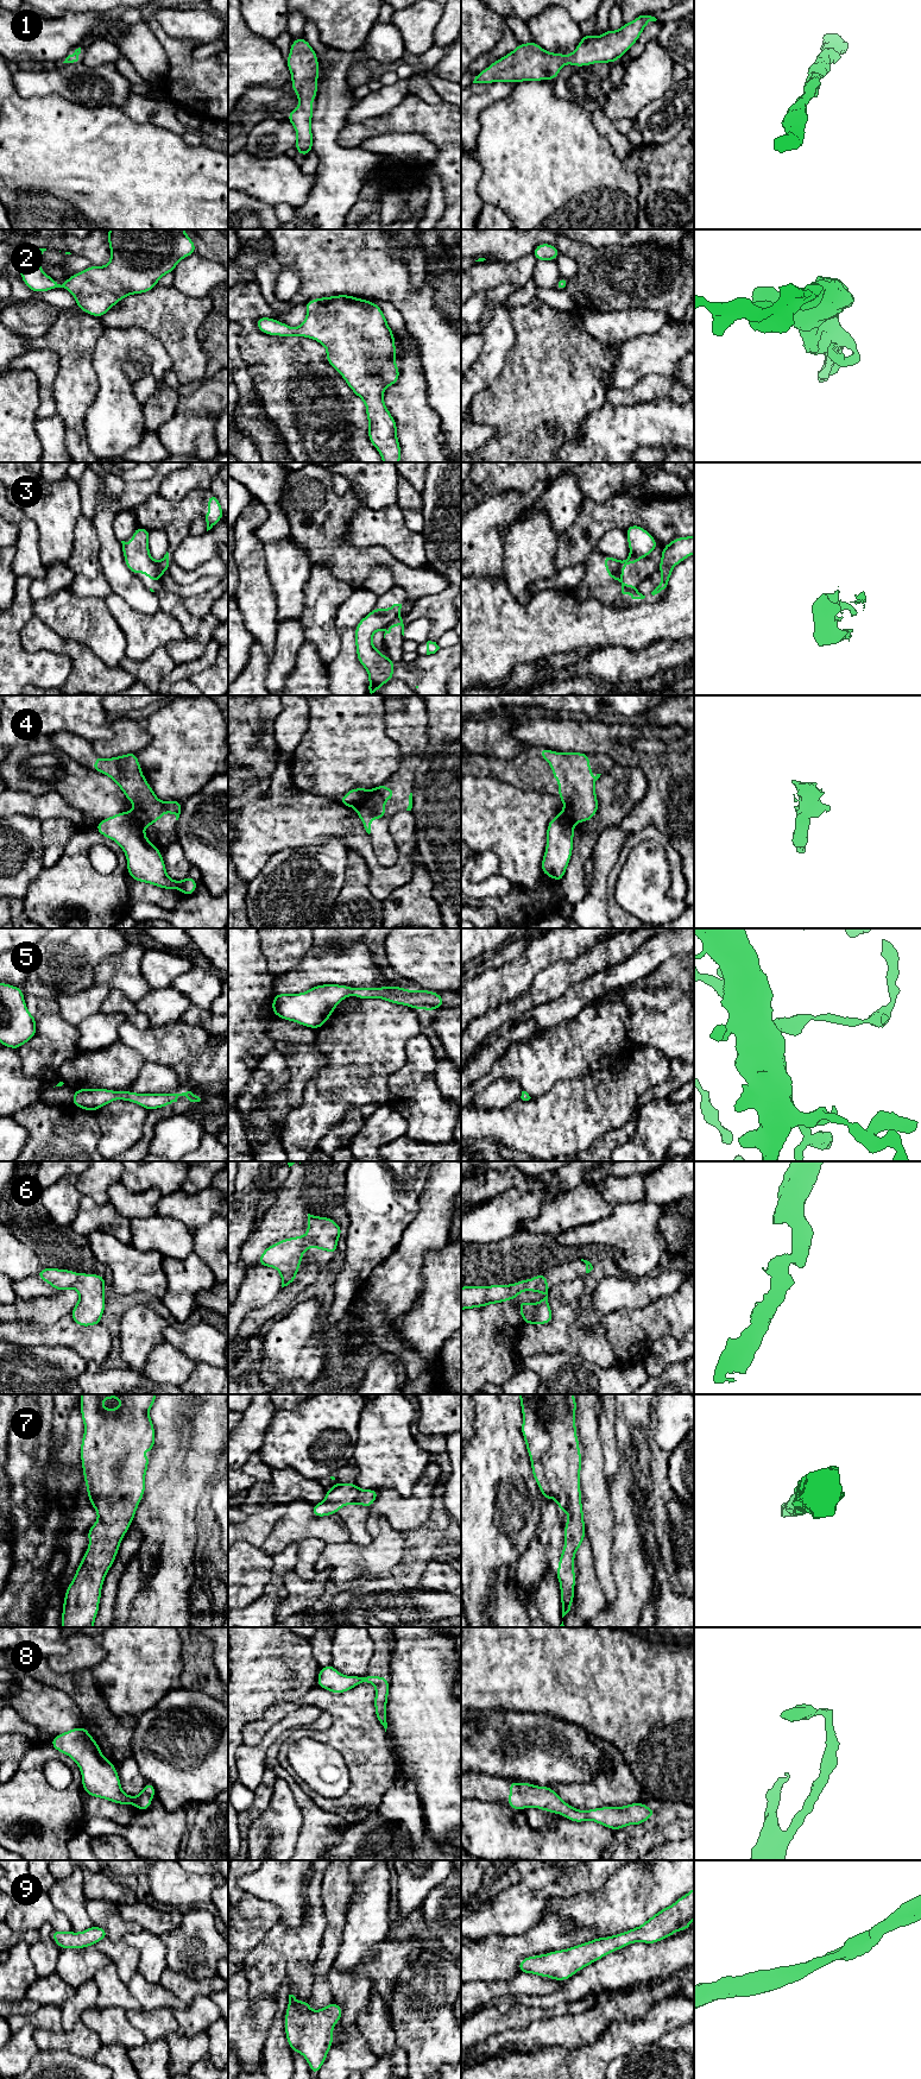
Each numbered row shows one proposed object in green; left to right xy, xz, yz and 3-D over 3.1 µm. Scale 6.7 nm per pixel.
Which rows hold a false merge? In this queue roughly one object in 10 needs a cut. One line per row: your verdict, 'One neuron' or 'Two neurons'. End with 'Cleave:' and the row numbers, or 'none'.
1: One neuron
2: One neuron
3: Two neurons
4: Two neurons
5: One neuron
6: One neuron
7: One neuron
8: One neuron
9: One neuron
Cleave: 3, 4

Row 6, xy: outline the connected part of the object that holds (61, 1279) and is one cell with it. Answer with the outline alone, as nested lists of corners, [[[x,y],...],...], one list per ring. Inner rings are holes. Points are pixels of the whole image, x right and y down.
[[[42,1268],[37,1274],[57,1291],[75,1289],[80,1299],[71,1311],[71,1318],[80,1327],[101,1323],[105,1311],[105,1277],[99,1274],[78,1274],[70,1270]]]

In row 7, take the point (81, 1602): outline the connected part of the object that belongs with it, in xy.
[[[80,1394],[80,1397],[81,1416],[86,1429],[81,1443],[83,1480],[87,1485],[89,1501],[96,1510],[97,1522],[87,1532],[89,1546],[77,1567],[72,1582],[67,1587],[62,1612],[62,1627],[94,1627],[106,1574],[116,1557],[120,1542],[131,1526],[138,1505],[145,1493],[145,1475],[150,1457],[146,1455],[135,1455],[134,1451],[146,1450],[151,1453],[154,1447],[154,1426],[149,1411],[157,1394]],[[114,1397],[119,1398],[121,1406],[119,1409],[103,1409],[102,1400]]]

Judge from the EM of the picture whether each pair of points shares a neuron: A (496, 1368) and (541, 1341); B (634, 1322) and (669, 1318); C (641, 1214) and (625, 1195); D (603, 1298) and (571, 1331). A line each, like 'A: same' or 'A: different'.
A: different
B: same
C: different
D: different

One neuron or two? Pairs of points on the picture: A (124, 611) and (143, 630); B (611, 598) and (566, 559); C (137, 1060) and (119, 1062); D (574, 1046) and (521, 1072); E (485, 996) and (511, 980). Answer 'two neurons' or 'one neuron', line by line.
A: one neuron
B: two neurons
C: one neuron
D: one neuron
E: one neuron

